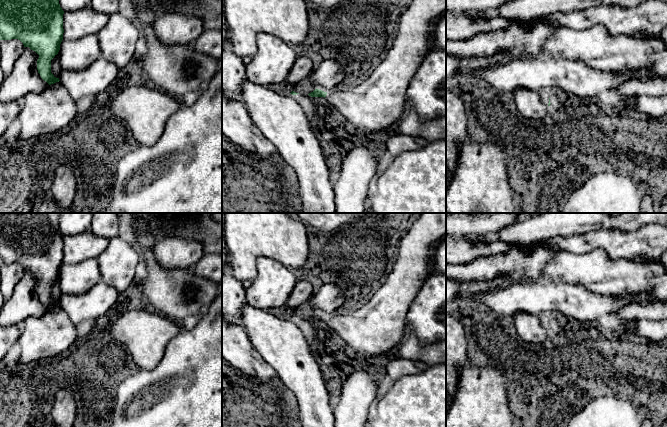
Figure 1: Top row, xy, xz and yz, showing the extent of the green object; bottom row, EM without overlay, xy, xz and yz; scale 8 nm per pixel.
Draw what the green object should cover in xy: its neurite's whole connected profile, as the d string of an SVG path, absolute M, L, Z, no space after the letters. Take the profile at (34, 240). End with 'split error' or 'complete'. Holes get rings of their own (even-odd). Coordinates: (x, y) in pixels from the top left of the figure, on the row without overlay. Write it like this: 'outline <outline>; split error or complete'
outline M0 213L0 264L20 264L24 271L35 275L39 282L37 294L41 302L49 309L59 306L51 297L51 284L58 278L63 264L63 238L59 228L61 213Z; complete

